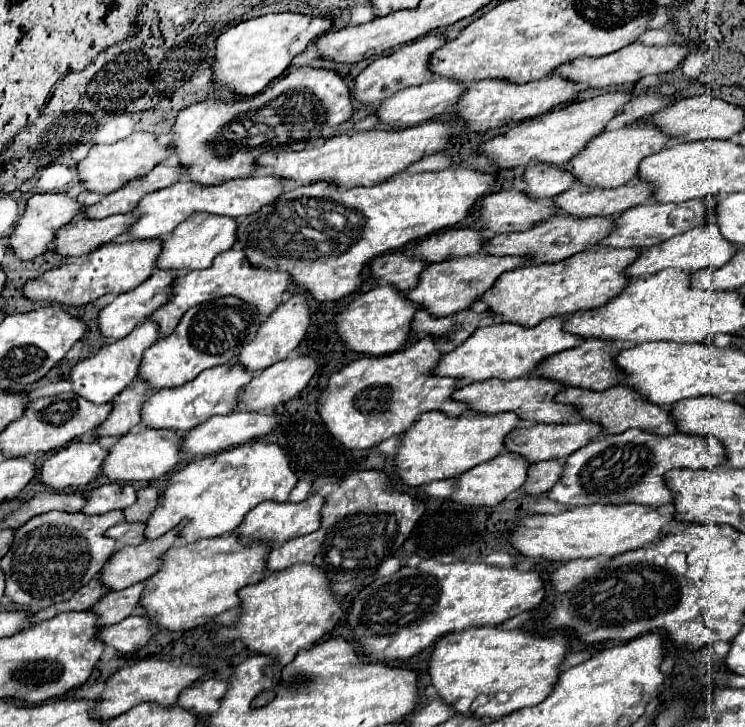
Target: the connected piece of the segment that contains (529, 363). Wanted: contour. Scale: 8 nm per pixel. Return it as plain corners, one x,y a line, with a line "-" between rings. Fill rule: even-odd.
555,316
555,318
545,318
533,328
525,328
521,324
491,324
477,328
461,346
455,350
447,352
439,366
433,370
433,374
439,376
453,376
461,378
467,382
481,382
489,378
517,378
517,376
527,376
533,370
539,368
539,364
549,358
551,354
569,350
577,344
581,344
585,338
573,336
563,330
565,326
565,316

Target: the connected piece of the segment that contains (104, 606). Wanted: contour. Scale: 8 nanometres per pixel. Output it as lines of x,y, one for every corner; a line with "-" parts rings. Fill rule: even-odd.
139,582
121,592
109,592
105,598
101,598
97,606
93,608
99,614
99,624
109,626
109,624
121,622
125,616
141,614
143,612
143,606
141,606
143,590
145,590
145,582

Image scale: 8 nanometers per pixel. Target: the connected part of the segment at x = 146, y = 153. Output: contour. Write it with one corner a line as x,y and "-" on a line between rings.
135,132
127,136
125,140
119,140
115,144
95,144
91,146
87,158
79,162
79,178
83,180
85,188
91,192
103,192
109,194
125,182
131,182
135,178
145,176
151,172
159,162
173,156
173,146
163,146
157,142
157,136
153,132

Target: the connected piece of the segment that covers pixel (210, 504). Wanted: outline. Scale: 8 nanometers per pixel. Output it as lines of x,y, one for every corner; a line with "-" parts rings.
247,442
221,454
189,460
167,478
161,500
153,510
153,516
145,522
145,536
157,538
177,528
183,518
189,520
181,530
181,538
187,542
229,534
243,522
245,514
263,500
275,498
285,502
295,484
297,476
291,470
289,458
277,444

